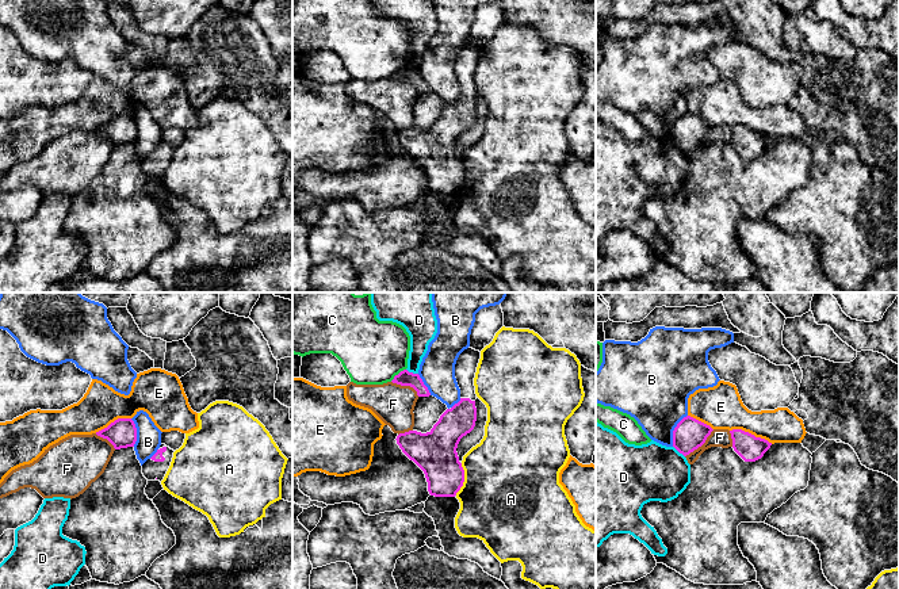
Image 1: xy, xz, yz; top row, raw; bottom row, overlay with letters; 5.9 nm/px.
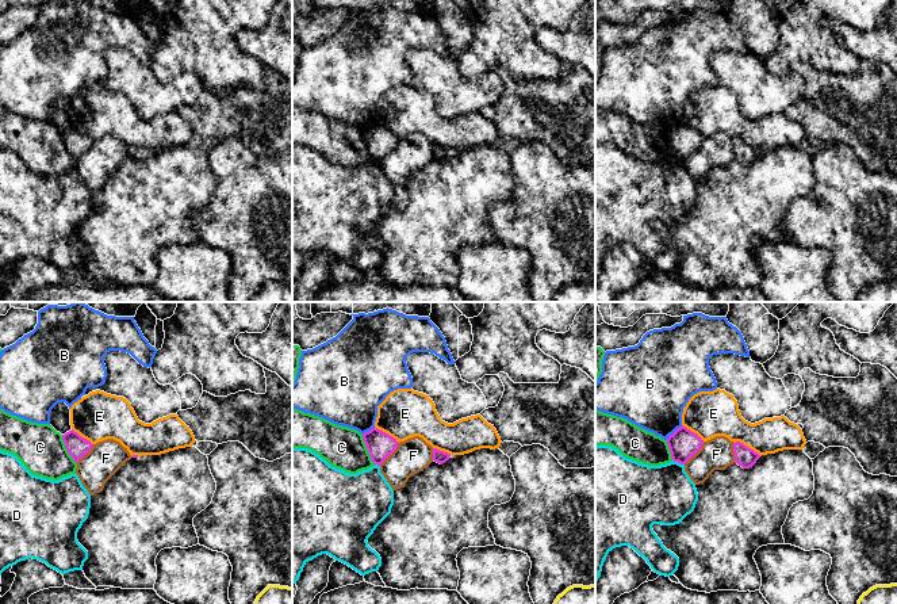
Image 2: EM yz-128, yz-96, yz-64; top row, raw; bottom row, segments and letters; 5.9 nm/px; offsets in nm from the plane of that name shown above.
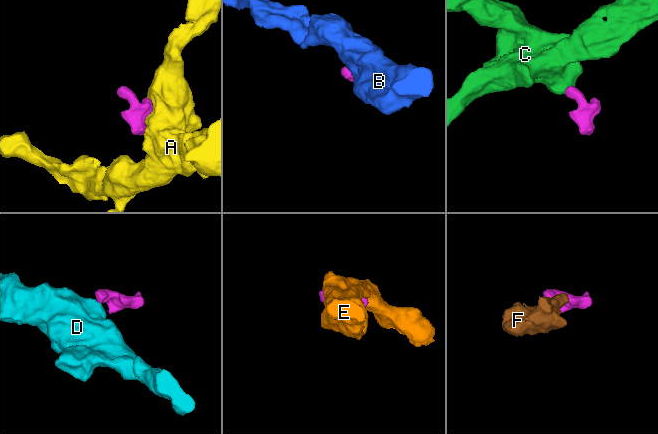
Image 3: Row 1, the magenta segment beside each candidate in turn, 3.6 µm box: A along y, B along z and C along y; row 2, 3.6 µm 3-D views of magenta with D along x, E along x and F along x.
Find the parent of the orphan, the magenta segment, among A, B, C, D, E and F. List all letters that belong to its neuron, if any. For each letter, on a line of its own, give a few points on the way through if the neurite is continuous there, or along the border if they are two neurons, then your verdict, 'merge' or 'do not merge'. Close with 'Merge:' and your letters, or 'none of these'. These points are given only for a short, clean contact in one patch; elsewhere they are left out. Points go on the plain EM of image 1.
A: do not merge
B: border along yz (687, 111), (673, 127), (672, 142); do not merge
C: border along xz (405, 65), (390, 77); do not merge
D: border along xz (406, 65), (417, 71); do not merge
E: do not merge
F: runs through yz (689, 130), (700, 142), (708, 134), (719, 134); merge
Merge: F

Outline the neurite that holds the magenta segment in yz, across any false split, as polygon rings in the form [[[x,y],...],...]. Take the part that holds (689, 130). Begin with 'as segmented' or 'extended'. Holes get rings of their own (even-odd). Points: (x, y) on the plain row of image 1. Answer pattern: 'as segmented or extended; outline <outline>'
extended; outline [[[690,112],[684,114],[673,127],[673,144],[686,154],[689,161],[711,144],[732,144],[745,158],[755,158],[770,142],[768,137],[742,126],[712,126]]]

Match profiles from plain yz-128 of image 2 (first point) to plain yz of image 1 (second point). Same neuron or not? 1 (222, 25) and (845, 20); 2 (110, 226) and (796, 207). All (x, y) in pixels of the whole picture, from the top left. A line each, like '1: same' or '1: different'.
1: different
2: different

